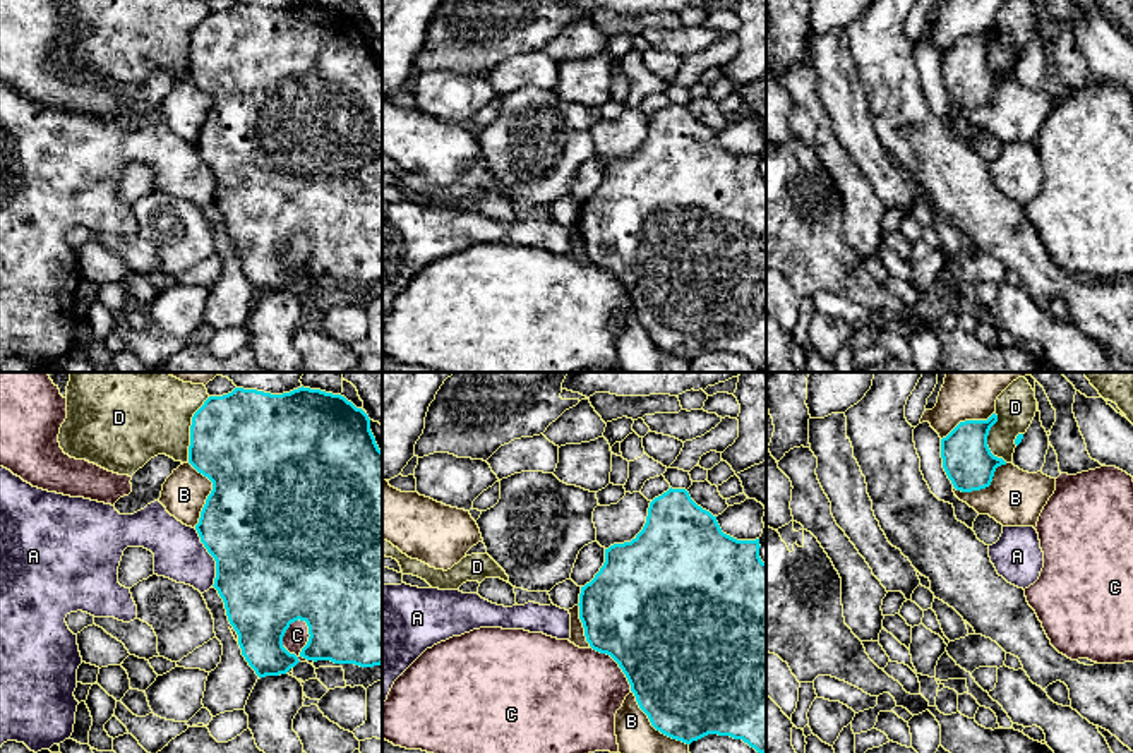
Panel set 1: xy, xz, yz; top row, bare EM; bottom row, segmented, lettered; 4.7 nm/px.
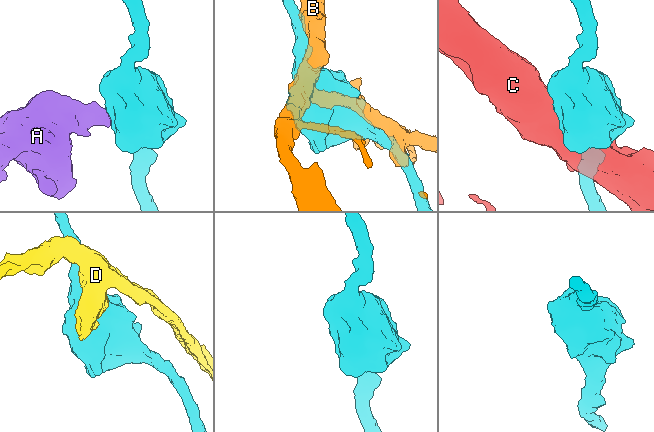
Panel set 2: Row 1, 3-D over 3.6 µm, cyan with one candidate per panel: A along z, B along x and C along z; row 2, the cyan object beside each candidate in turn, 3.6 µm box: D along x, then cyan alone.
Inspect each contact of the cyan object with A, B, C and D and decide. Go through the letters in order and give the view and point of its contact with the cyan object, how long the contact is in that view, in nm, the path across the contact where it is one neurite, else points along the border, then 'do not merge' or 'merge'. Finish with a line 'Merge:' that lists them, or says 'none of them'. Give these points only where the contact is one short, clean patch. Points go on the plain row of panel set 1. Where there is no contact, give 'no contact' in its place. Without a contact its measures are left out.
A: contact xy (213, 172); length 280 nm; border xy (194, 144), (215, 177), (213, 201); do not merge
B: contact xz (653, 342); length 360 nm; do not merge
C: contact xy (307, 258); length 220 nm; do not merge
D: contact xy (191, 45); length 320 nm; border xy (209, 12), (192, 33), (187, 78); do not merge
Merge: none of them

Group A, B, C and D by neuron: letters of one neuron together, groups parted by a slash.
A / B / C / D

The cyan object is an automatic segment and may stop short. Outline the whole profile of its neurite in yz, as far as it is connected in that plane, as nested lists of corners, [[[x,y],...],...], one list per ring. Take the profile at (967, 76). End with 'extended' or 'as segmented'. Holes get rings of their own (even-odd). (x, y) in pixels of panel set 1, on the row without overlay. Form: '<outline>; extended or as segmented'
[[[996,29],[987,36],[965,36],[941,55],[943,84],[956,106],[989,103],[996,84],[1006,81],[987,62],[989,46],[996,38]]]; as segmented

